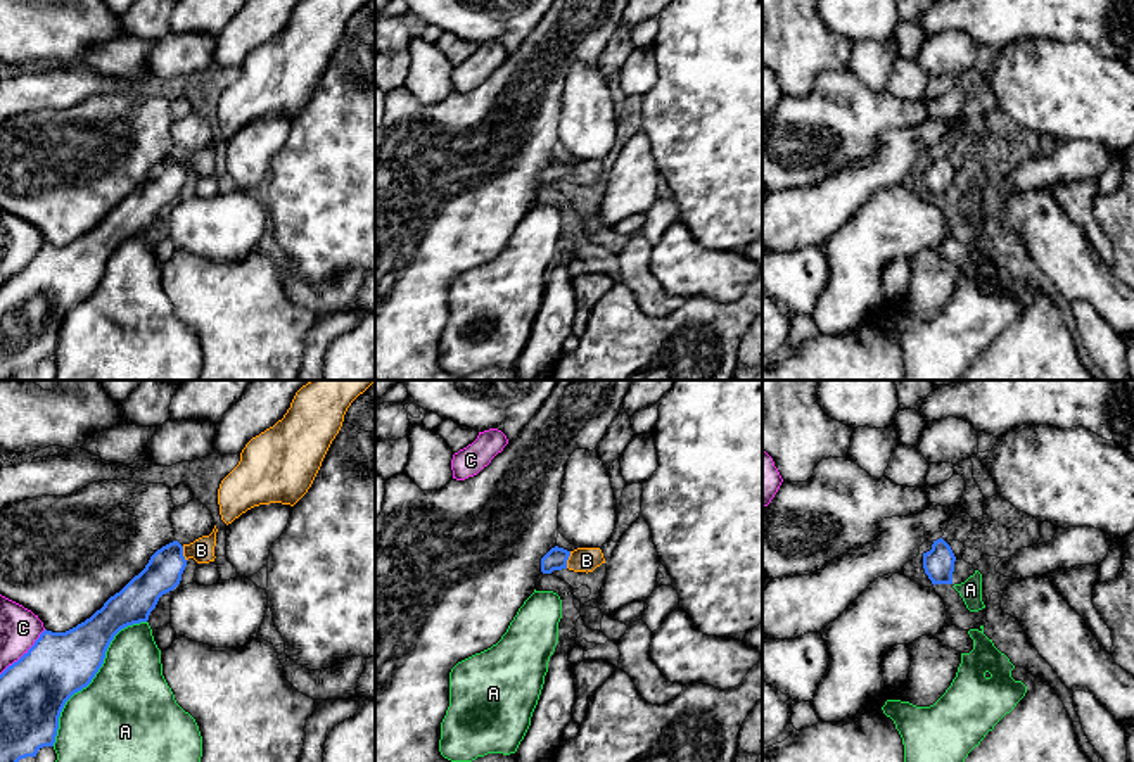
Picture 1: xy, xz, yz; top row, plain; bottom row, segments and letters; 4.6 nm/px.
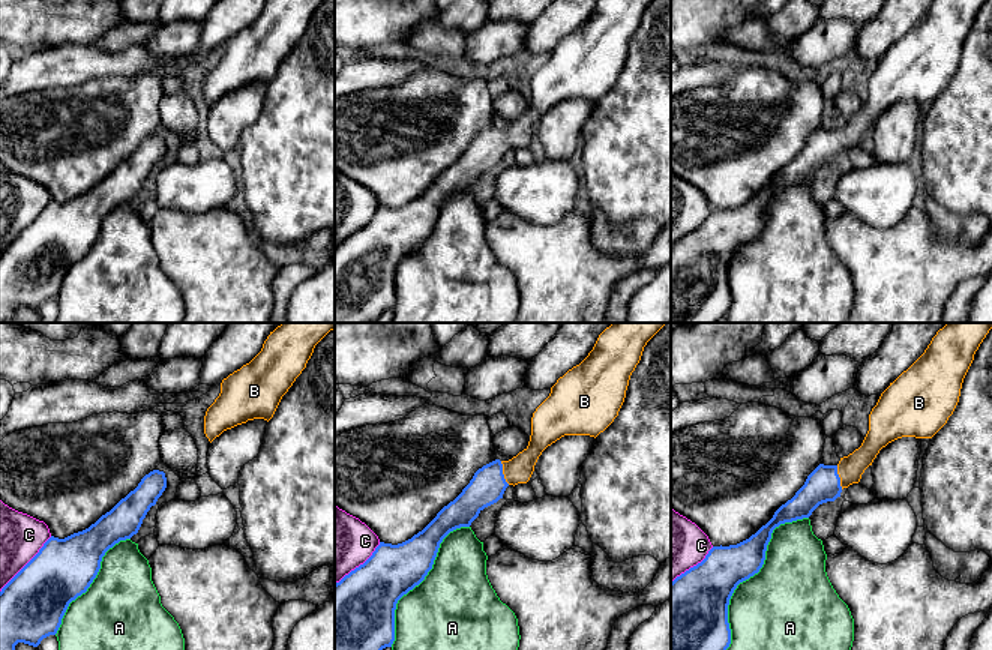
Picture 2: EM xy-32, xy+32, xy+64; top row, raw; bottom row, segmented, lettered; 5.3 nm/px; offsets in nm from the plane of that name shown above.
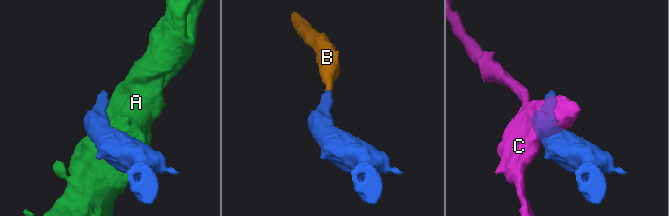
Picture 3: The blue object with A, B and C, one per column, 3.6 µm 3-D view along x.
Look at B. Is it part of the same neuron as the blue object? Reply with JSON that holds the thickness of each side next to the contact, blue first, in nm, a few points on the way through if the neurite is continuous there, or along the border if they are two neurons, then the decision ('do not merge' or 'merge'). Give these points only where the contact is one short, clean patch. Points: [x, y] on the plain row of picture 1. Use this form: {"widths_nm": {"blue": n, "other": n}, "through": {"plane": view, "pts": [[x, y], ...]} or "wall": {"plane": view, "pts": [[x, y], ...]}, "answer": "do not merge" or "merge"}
{"widths_nm": {"blue": 100, "other": 110}, "through": {"plane": "xz", "pts": [[555, 171], [567, 171], [586, 173]]}, "answer": "merge"}

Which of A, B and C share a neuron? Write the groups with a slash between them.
A / B / C

